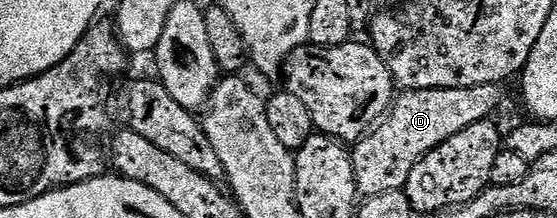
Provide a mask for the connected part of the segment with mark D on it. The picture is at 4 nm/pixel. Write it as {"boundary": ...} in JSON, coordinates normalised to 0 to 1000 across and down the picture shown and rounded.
{"boundary":[[[896,385],[840,394],[828,408],[761,408],[759,417],[722,417],[709,450],[689,541],[670,592],[657,606],[628,693],[632,775],[639,803],[645,899],[655,904],[675,885],[720,876],[727,862],[740,775],[770,693],[783,683],[804,633],[829,606],[840,573],[880,546],[901,463],[903,404]]]}

